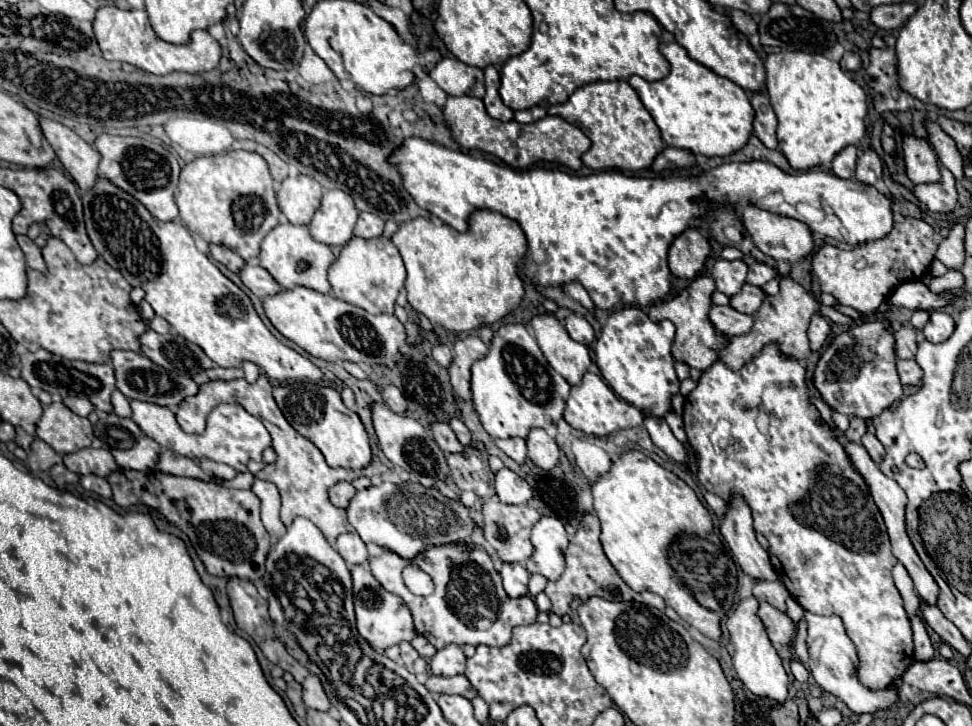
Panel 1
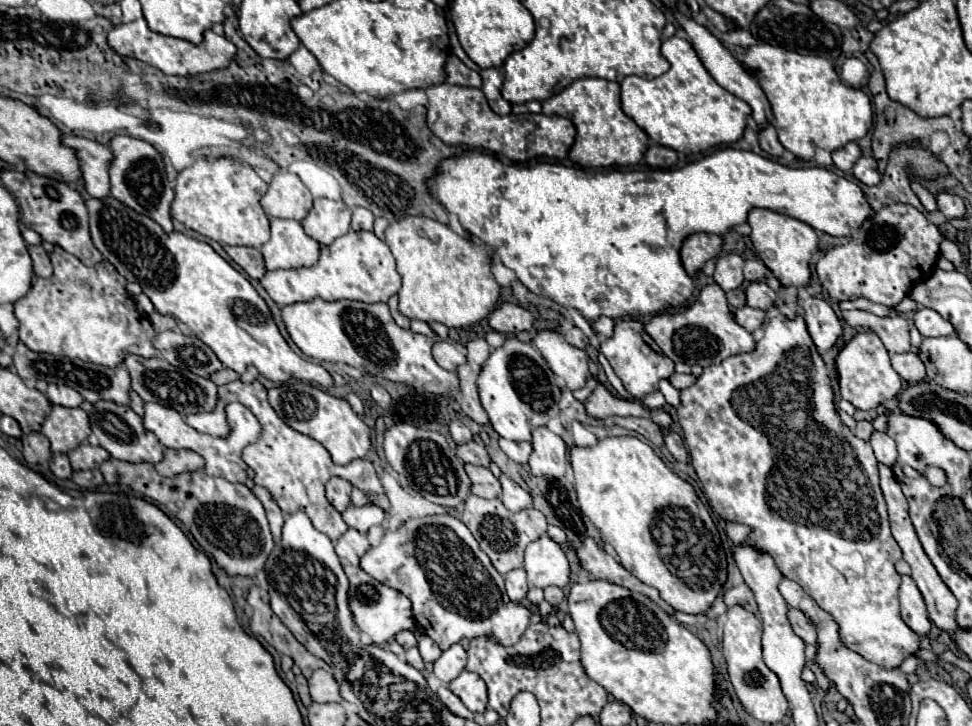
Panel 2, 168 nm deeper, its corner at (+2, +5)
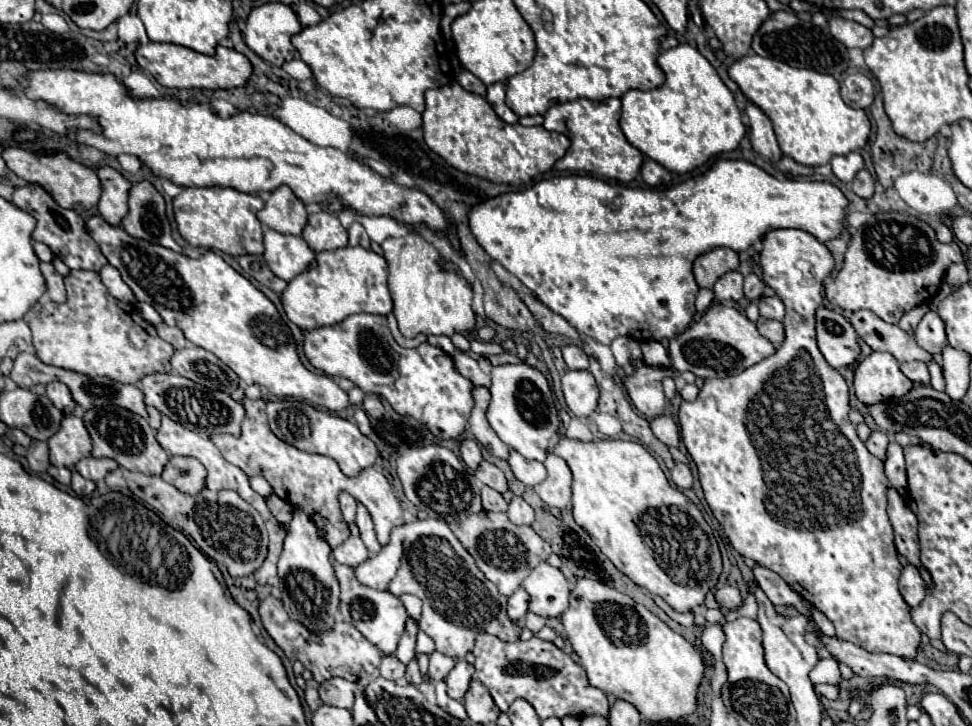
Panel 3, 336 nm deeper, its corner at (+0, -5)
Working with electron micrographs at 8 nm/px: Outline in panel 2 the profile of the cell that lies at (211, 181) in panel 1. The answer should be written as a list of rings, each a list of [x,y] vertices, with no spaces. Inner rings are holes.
[[[229,157],[217,161],[195,161],[175,181],[171,215],[187,229],[197,231],[221,245],[249,245],[259,249],[269,239],[269,219],[259,205],[267,183],[251,169]]]

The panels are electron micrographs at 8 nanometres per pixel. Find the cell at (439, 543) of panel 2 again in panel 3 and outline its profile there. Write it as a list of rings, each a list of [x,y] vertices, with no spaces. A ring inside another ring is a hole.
[[[423,519],[423,521],[413,521],[405,523],[401,527],[395,527],[391,531],[391,541],[371,559],[361,563],[355,569],[355,577],[359,583],[381,589],[381,591],[391,591],[393,595],[403,595],[411,593],[423,601],[423,613],[419,621],[419,629],[425,631],[433,641],[435,649],[443,655],[449,655],[453,659],[463,659],[465,653],[469,653],[475,645],[475,637],[479,633],[491,633],[497,635],[503,641],[517,641],[521,635],[521,627],[513,623],[507,617],[507,597],[499,595],[497,587],[475,567],[475,559],[471,559],[471,553],[455,539],[453,531],[443,519]]]

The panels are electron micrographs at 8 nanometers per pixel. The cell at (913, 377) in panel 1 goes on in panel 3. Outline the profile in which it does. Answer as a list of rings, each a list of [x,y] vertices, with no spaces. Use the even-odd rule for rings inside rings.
[[[911,361],[911,363],[901,363],[901,373],[907,375],[907,379],[911,379],[913,383],[923,383],[929,385],[929,371],[927,365],[923,361]]]

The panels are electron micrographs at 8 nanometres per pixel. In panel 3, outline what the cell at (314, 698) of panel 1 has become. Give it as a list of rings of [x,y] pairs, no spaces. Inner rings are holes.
[[[331,677],[319,685],[319,697],[325,705],[351,709],[353,707],[353,683],[341,677]]]

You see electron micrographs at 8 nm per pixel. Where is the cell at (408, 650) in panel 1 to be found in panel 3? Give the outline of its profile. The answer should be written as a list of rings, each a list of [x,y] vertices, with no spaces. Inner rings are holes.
[[[409,619],[407,627],[405,627],[405,633],[403,633],[403,637],[397,645],[397,651],[395,651],[395,655],[403,663],[409,663],[415,657],[415,641],[417,641],[417,625],[413,623],[413,619]]]

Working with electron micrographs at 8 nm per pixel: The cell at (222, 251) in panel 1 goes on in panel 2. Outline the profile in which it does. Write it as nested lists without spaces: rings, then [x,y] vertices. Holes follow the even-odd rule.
[[[225,247],[229,257],[251,277],[251,279],[261,279],[267,269],[263,265],[263,255],[255,247]]]

